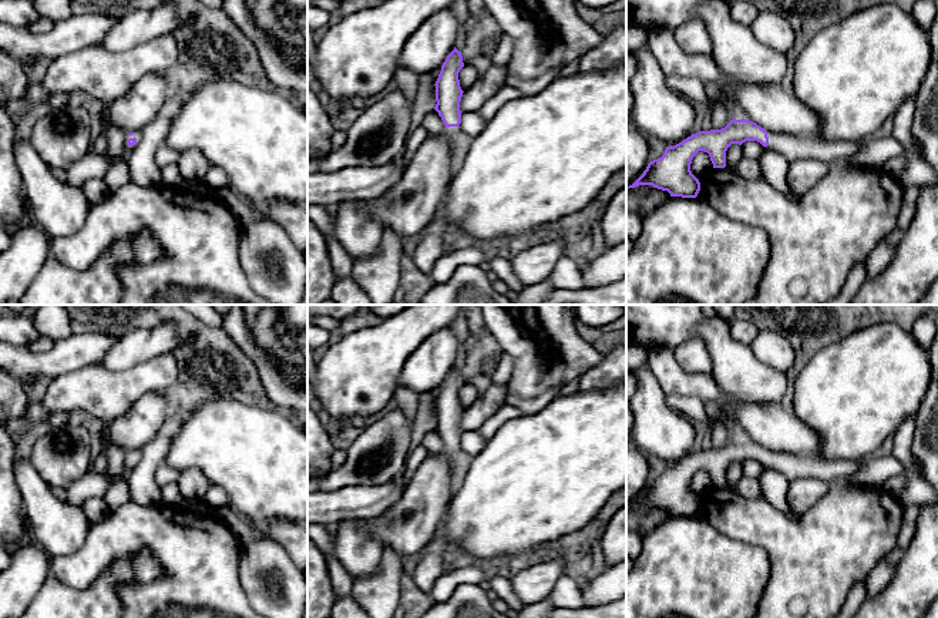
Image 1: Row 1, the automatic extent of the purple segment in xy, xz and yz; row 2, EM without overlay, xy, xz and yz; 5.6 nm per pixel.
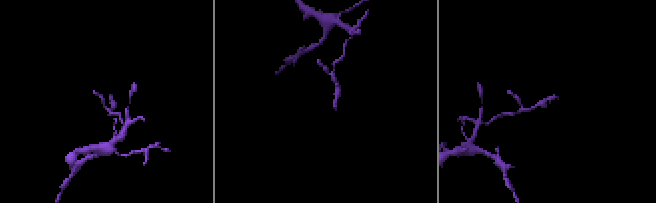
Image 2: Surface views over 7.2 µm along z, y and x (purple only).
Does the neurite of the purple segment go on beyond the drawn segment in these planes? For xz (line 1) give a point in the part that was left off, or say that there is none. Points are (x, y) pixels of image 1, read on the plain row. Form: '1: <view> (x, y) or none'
1: xz (460, 462)

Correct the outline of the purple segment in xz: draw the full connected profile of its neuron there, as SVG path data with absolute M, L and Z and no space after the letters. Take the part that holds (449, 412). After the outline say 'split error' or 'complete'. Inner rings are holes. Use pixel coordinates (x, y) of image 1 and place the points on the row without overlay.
M455 366L447 375L441 384L441 390L436 400L436 426L434 429L441 436L446 444L446 453L450 460L453 473L453 490L454 493L461 487L467 470L473 461L467 453L463 451L460 420L463 409L460 406L458 392L464 386L461 370Z; split error

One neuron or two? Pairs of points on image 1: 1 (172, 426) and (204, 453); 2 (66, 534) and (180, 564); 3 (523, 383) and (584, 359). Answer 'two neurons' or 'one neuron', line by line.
1: two neurons
2: two neurons
3: one neuron

